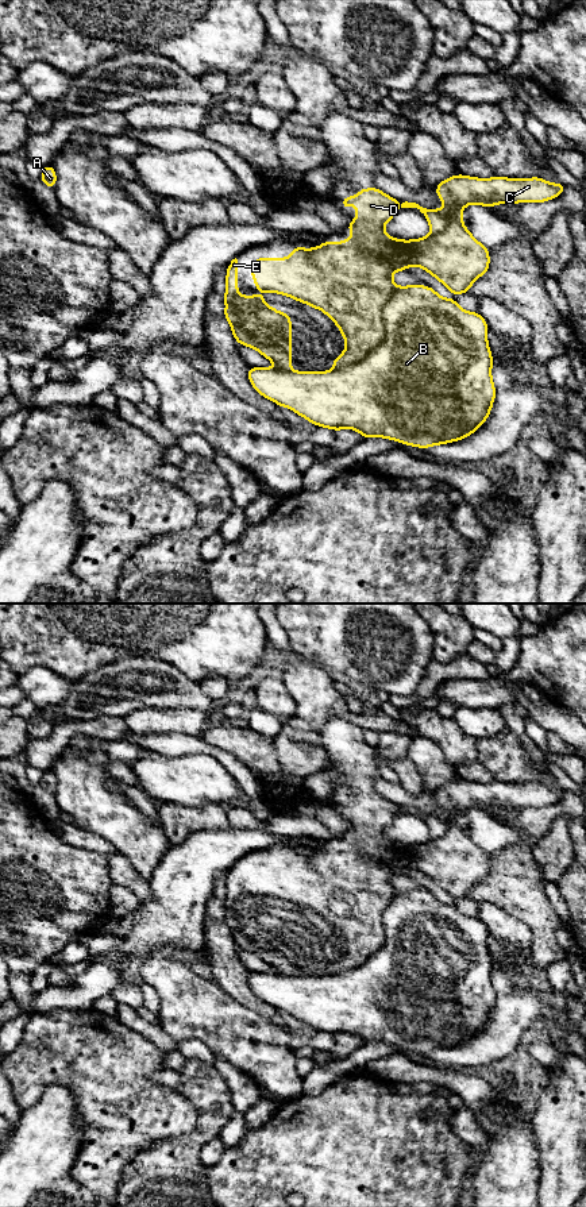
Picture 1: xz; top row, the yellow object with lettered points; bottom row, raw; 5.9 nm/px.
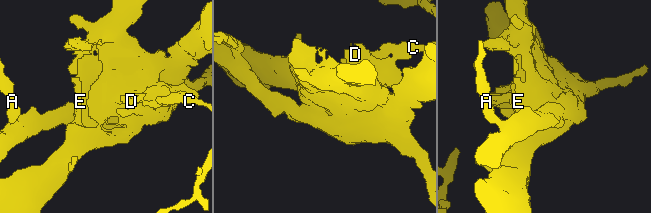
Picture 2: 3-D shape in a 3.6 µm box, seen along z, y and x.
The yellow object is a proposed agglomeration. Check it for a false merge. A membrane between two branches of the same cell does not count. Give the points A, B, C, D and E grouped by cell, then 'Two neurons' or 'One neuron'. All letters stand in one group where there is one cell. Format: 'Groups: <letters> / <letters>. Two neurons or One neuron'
Groups: A B / C D E. Two neurons

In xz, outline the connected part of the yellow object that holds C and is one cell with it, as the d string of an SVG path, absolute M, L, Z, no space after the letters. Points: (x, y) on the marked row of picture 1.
M458 174L442 181L435 192L447 207L463 209L470 204L489 208L505 203L544 203L560 196L564 189L566 185L551 184L540 177L516 180L493 176L481 180Z

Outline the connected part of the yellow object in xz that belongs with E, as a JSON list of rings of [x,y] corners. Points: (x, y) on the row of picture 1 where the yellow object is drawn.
[[[238,259],[227,266],[224,317],[238,344],[252,347],[279,369],[292,367],[292,319],[274,306],[265,305],[265,296],[238,294]]]

